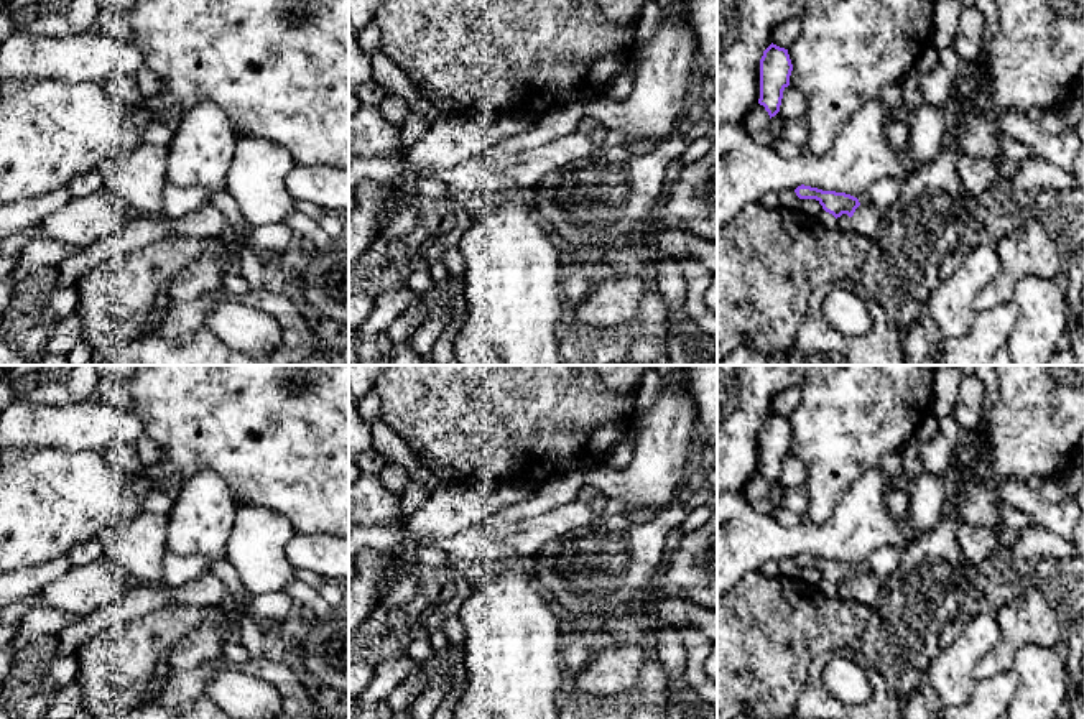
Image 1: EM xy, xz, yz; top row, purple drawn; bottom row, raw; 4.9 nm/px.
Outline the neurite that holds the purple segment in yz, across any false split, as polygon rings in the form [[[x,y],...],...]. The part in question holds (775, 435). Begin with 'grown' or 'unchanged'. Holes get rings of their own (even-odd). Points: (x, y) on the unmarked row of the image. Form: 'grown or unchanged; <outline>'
unchanged; [[[770,413],[760,428],[760,467],[770,487],[780,480],[783,459],[790,454],[793,433],[788,418]]]

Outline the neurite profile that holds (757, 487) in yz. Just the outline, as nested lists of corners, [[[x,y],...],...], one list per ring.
[[[758,471],[752,475],[752,479],[745,484],[744,490],[740,492],[744,499],[750,503],[755,502],[770,492],[770,484],[763,474]]]

